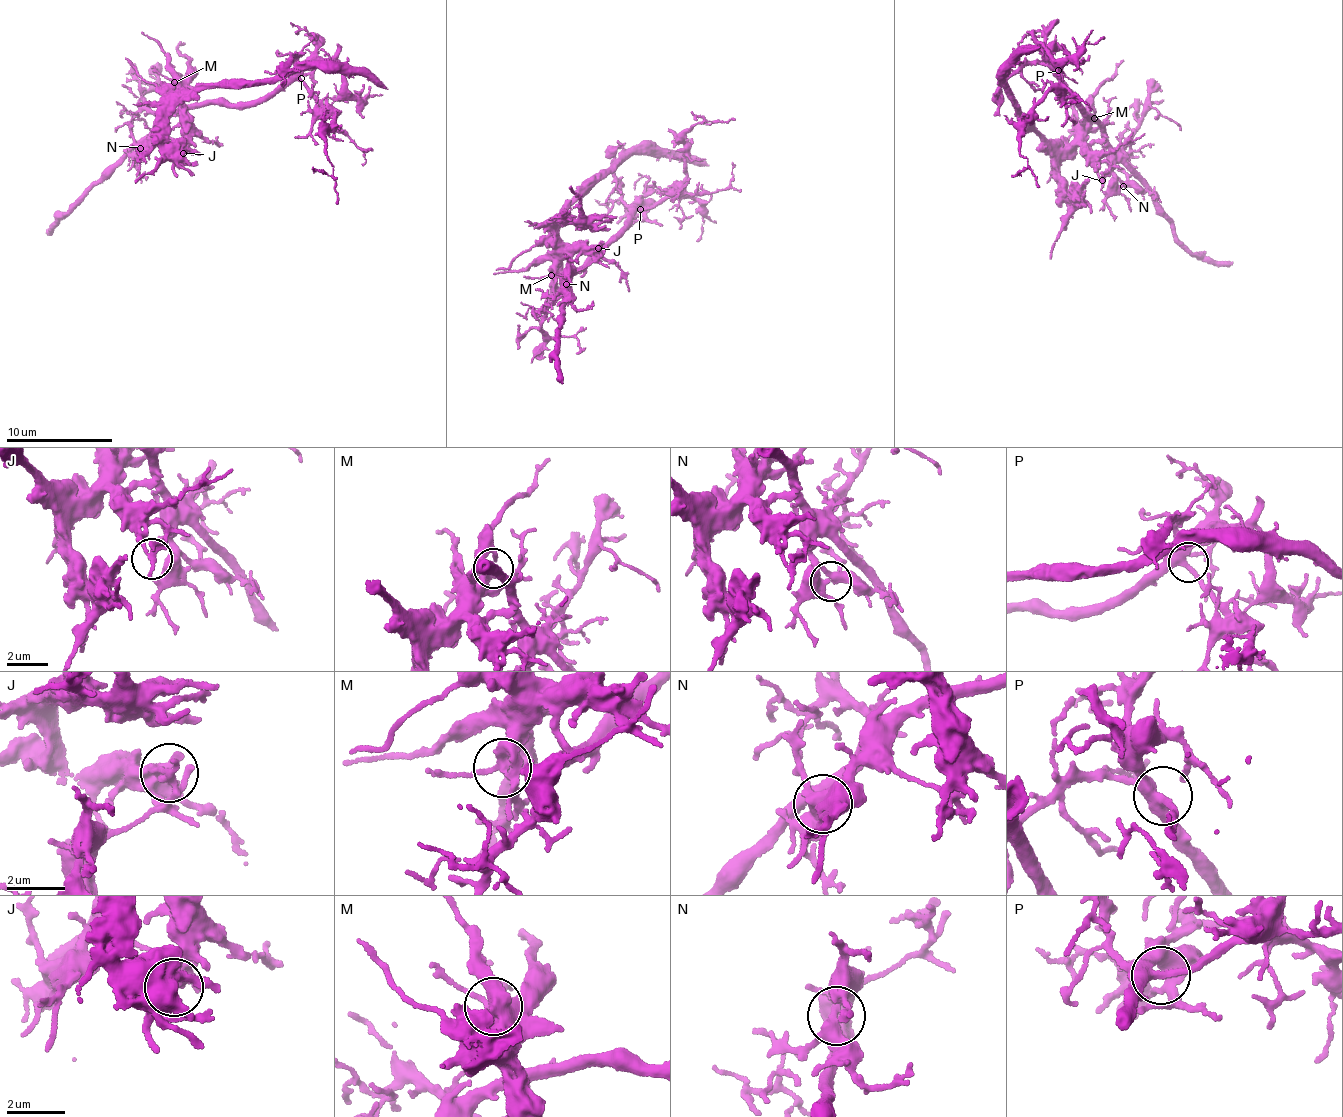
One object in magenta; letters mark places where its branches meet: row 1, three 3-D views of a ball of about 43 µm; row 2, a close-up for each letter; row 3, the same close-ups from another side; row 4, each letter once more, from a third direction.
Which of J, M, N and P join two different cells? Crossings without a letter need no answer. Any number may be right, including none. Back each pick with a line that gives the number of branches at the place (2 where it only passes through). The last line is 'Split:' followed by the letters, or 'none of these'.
J: branches 3
Split: J

